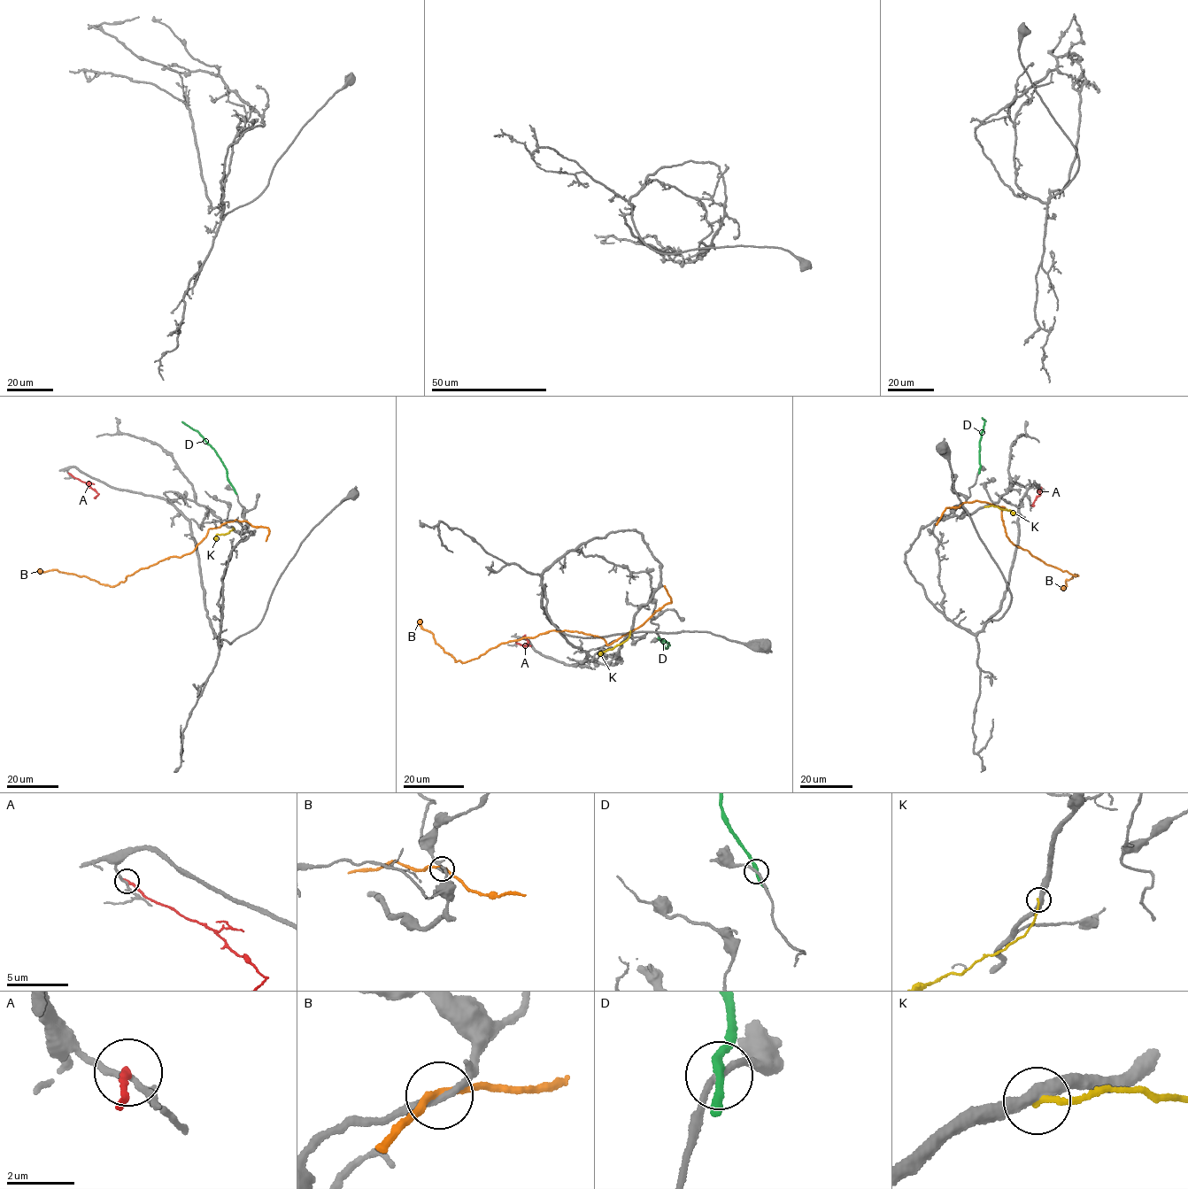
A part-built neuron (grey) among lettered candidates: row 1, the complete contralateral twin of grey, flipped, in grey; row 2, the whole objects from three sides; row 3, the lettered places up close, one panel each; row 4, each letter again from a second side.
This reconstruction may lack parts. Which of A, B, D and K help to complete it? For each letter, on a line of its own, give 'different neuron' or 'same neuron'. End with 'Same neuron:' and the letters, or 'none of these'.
A: different neuron
B: different neuron
D: different neuron
K: different neuron
Same neuron: none of these

